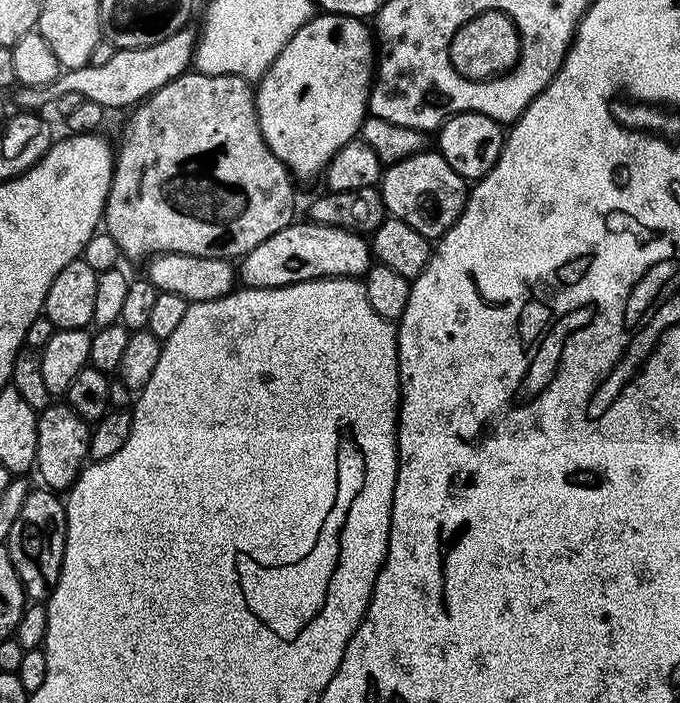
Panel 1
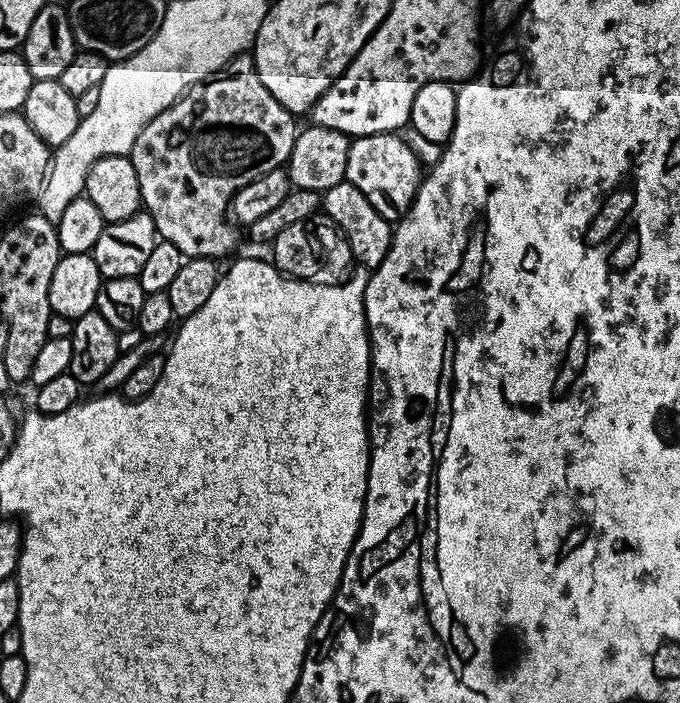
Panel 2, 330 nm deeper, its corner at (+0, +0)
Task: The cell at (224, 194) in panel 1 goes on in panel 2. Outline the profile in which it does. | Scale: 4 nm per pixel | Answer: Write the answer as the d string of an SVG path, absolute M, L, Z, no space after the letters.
M248 54L234 57L225 68L220 68L212 76L208 77L207 80L202 80L199 84L189 88L179 100L175 100L170 107L158 113L144 127L142 134L138 134L138 138L134 142L130 153L134 162L134 174L138 174L140 202L143 211L147 212L154 222L157 237L166 242L174 242L174 246L178 246L178 250L182 250L182 254L186 258L197 256L198 258L210 258L211 260L219 261L221 259L220 256L229 255L228 257L231 257L233 255L231 252L236 248L235 230L237 231L230 223L232 195L238 190L242 190L242 186L254 182L254 178L262 178L262 174L270 174L270 170L284 168L287 165L290 154L294 150L294 142L296 141L298 131L296 120L297 117L293 113L288 112L286 106L282 106L282 102L278 102L278 98L274 98L274 94L270 94L270 90L266 90L266 86L262 86L262 78L258 78L258 74L256 73L255 59Z

